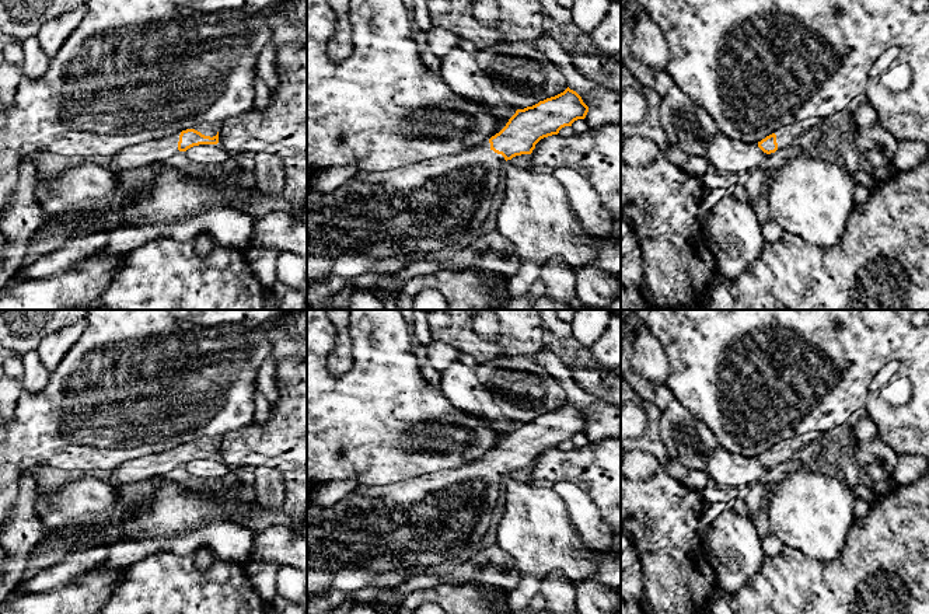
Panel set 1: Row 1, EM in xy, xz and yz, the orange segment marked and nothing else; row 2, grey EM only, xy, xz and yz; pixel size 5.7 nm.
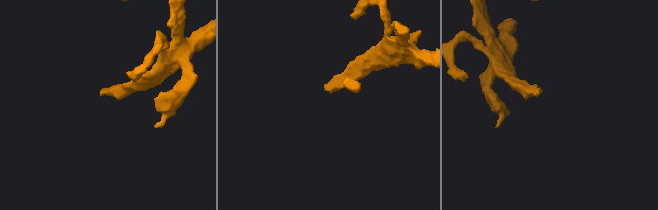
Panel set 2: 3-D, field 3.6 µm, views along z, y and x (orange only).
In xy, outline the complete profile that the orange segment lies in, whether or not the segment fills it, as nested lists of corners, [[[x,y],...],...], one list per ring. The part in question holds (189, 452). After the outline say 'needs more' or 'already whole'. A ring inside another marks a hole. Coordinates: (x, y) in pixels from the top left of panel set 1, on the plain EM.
[[[202,437],[192,443],[177,446],[163,453],[154,453],[144,457],[137,457],[119,464],[111,474],[111,484],[118,488],[132,485],[142,481],[161,478],[177,468],[199,458],[217,458],[219,439]]]; needs more

